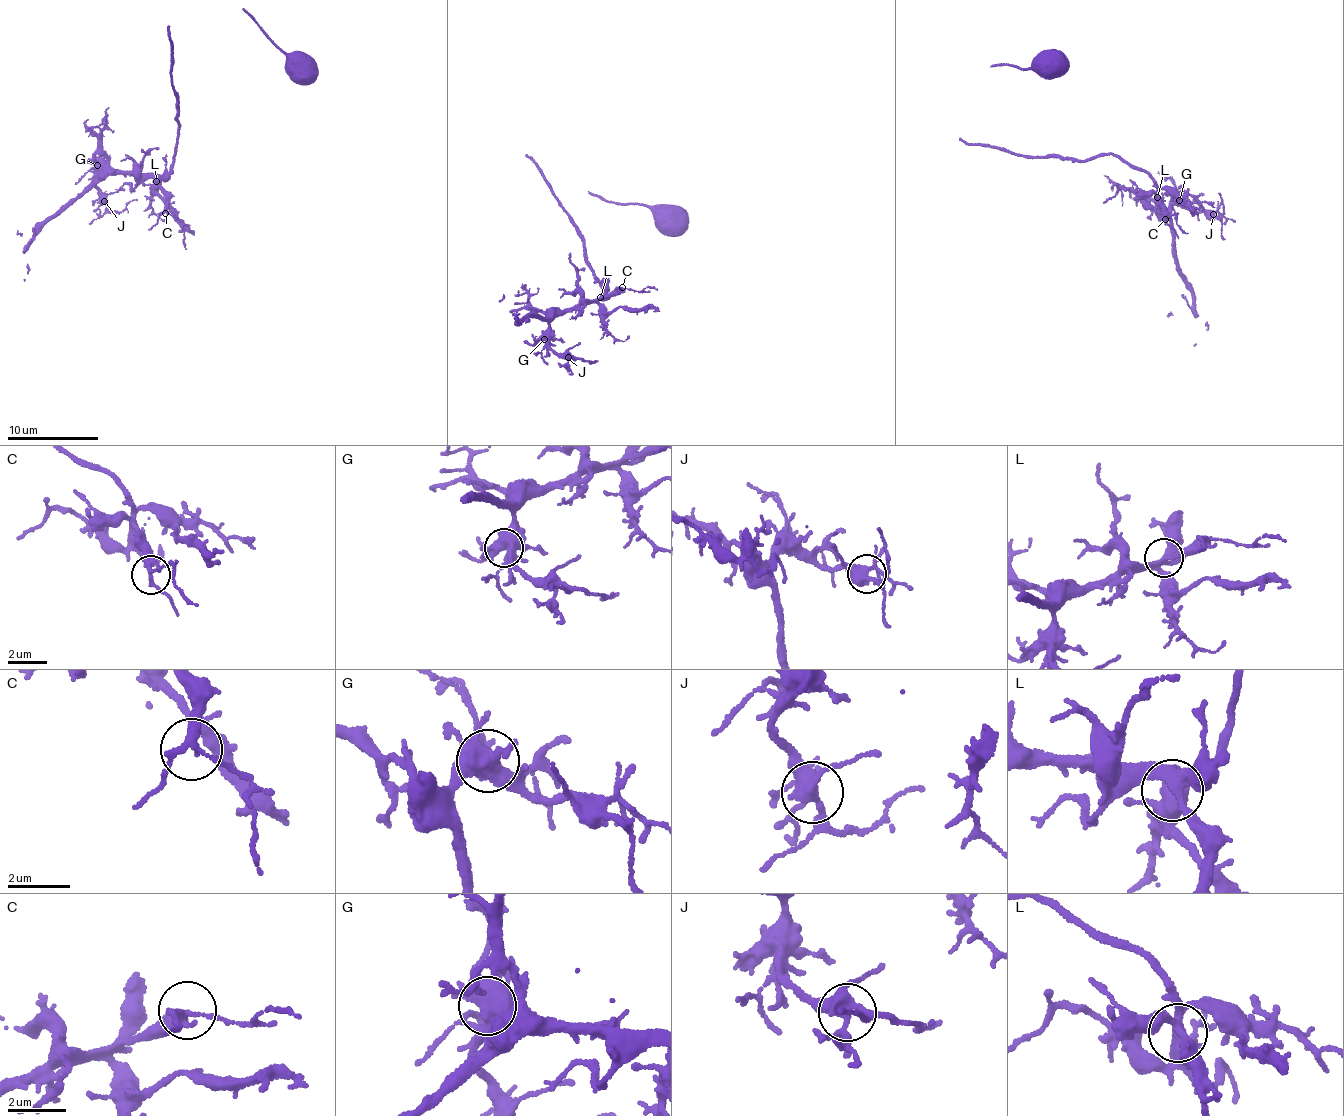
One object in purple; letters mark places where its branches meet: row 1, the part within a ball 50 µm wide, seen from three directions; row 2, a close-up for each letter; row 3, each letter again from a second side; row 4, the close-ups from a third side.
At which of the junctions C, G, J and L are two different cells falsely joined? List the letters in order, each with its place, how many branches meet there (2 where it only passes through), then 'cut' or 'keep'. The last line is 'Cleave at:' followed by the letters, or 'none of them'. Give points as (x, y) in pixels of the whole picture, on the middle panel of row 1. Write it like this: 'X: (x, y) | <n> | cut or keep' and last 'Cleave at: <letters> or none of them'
C: (622, 287) | 3 | keep
G: (544, 339) | 8 | keep
J: (568, 357) | 6 | keep
L: (600, 297) | 5 | keep
Cleave at: none of them

